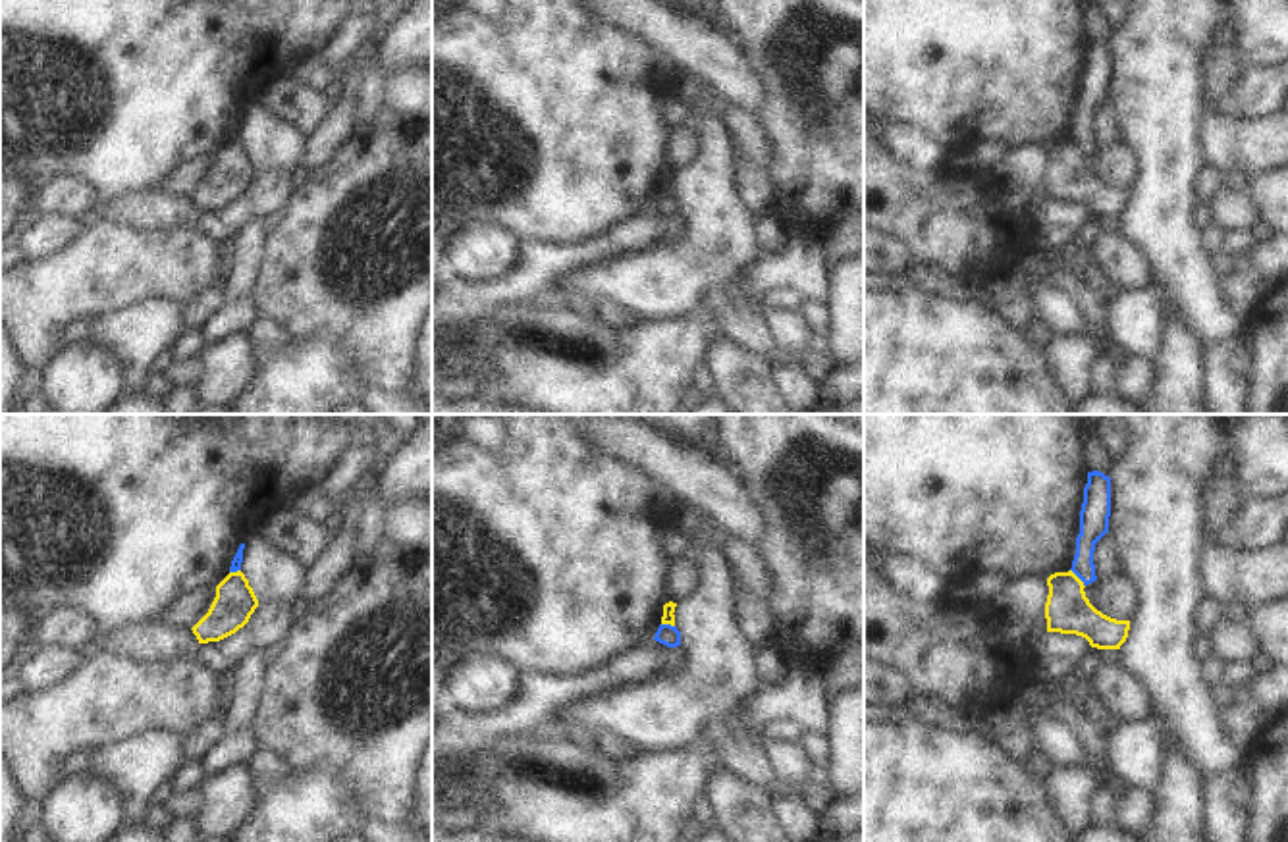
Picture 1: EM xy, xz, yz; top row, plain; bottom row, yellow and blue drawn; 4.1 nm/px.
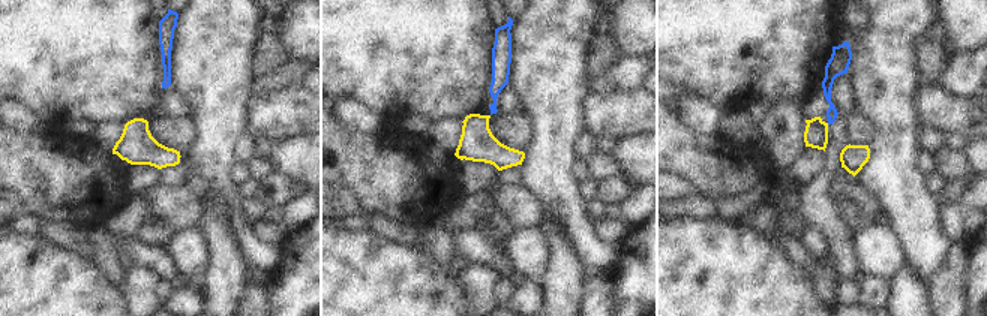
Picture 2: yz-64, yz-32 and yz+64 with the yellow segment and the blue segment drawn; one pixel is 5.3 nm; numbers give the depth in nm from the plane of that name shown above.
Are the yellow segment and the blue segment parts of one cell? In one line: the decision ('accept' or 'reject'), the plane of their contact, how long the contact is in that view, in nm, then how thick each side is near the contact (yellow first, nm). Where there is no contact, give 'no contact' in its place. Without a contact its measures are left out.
reject | yz | 100 nm | 190/130 nm

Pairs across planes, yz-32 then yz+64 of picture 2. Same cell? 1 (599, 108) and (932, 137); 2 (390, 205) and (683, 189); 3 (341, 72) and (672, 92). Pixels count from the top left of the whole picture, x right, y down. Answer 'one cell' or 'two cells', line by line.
1: two cells
2: two cells
3: two cells

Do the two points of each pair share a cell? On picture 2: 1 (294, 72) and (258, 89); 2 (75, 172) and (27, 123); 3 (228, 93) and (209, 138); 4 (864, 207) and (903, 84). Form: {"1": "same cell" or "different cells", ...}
{"1": "same cell", "2": "different cells", "3": "same cell", "4": "different cells"}

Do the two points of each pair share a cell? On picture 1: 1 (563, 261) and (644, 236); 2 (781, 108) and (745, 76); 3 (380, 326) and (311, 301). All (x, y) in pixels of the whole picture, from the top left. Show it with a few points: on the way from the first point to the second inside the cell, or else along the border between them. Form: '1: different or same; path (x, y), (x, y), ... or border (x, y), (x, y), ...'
1: same; path (583, 253), (608, 247), (625, 237)
2: different; border (747, 54), (766, 87), (766, 103), (758, 116)
3: same; path (363, 316), (357, 311), (328, 301)

